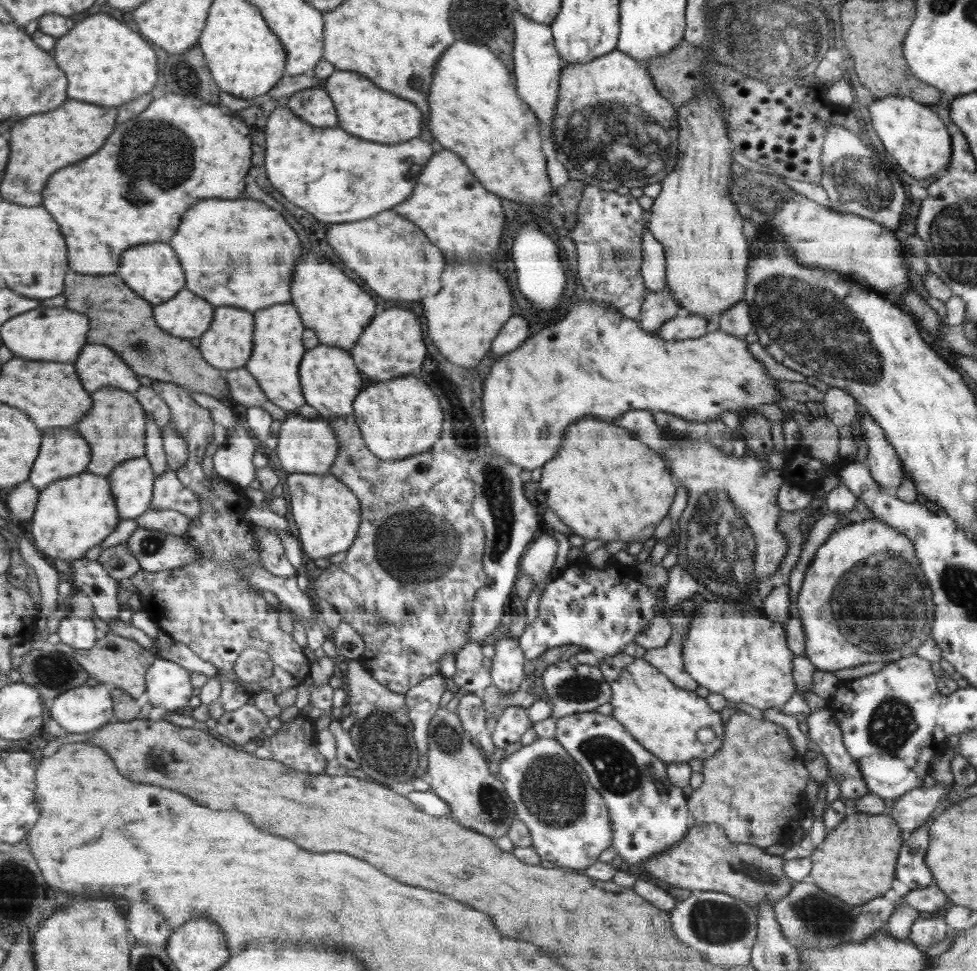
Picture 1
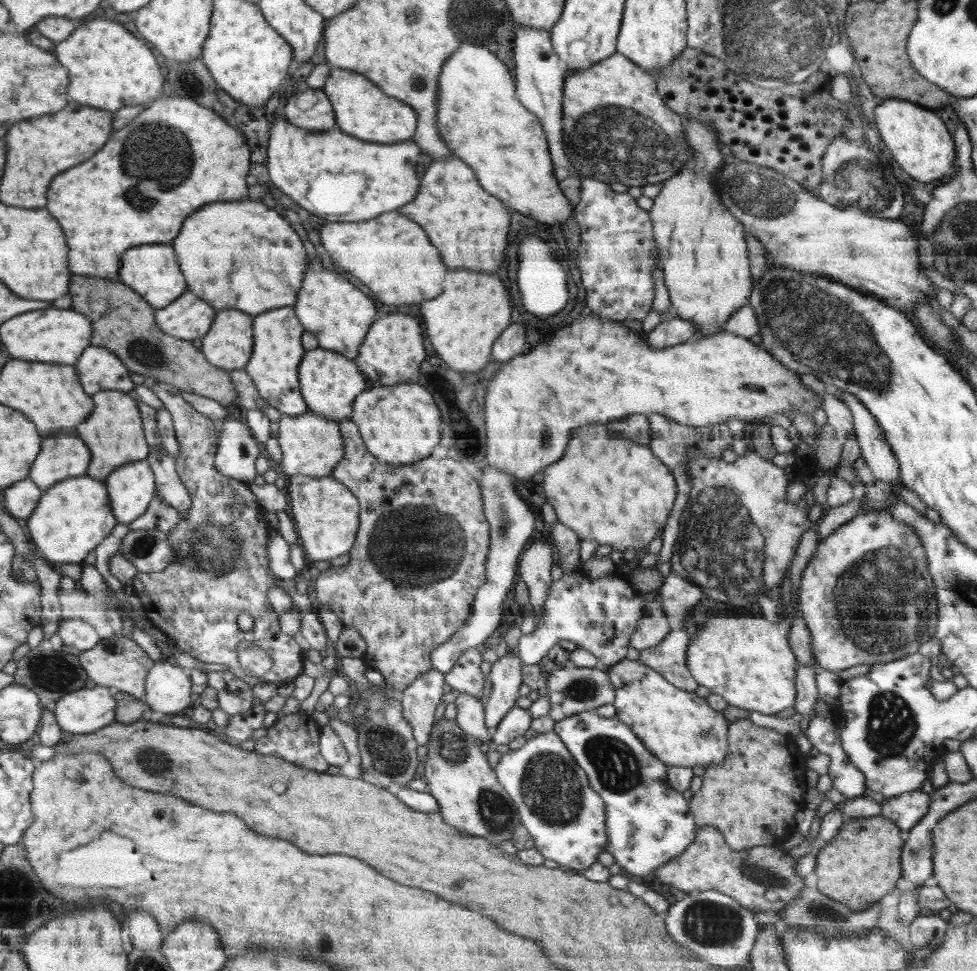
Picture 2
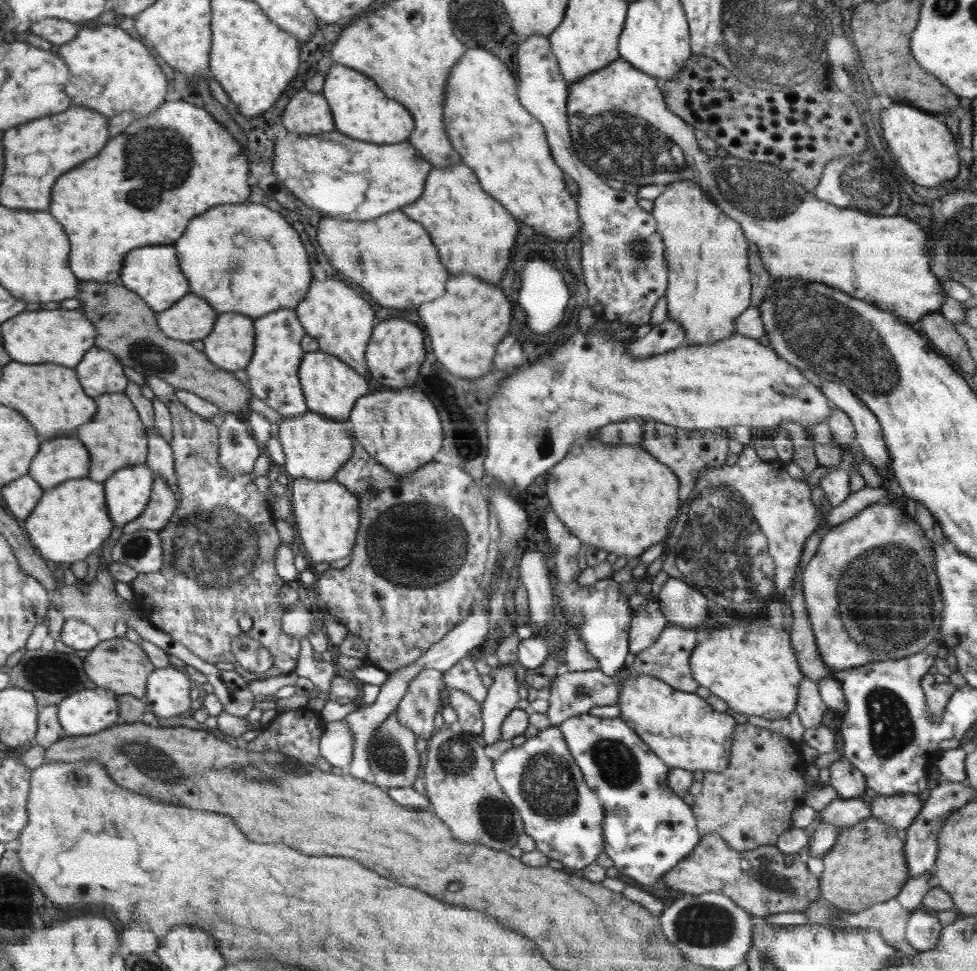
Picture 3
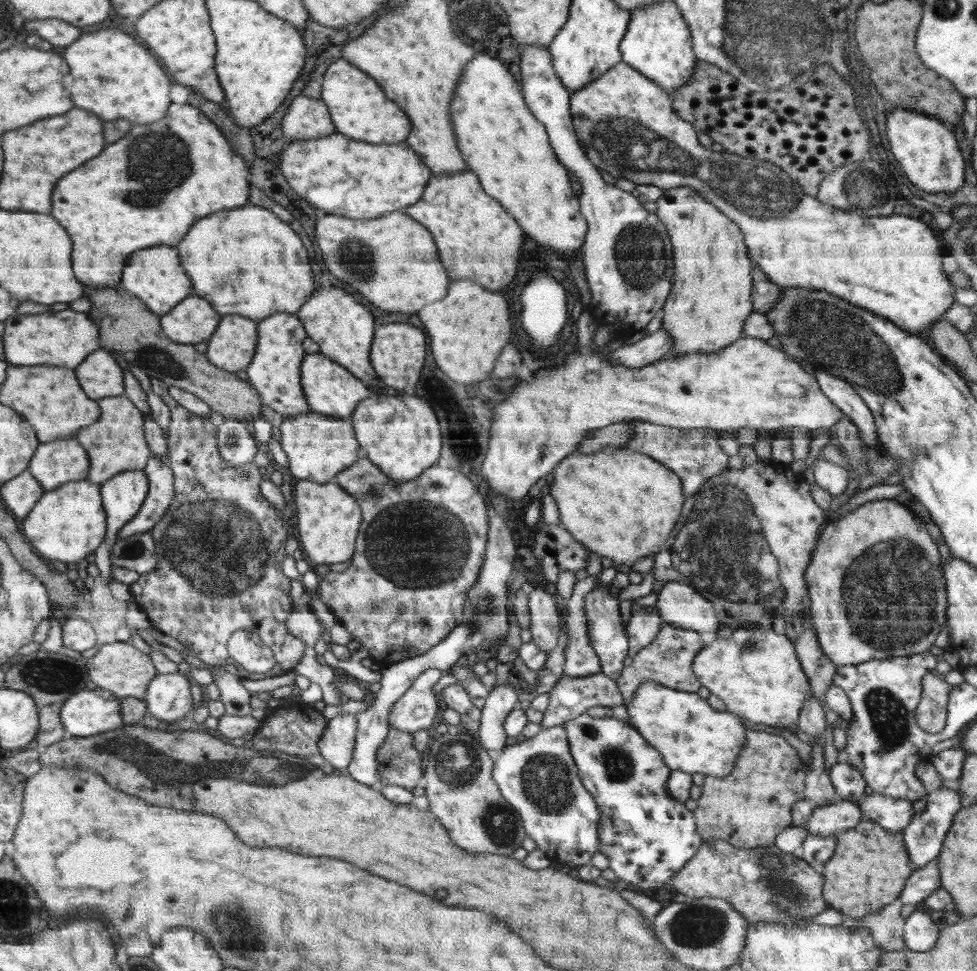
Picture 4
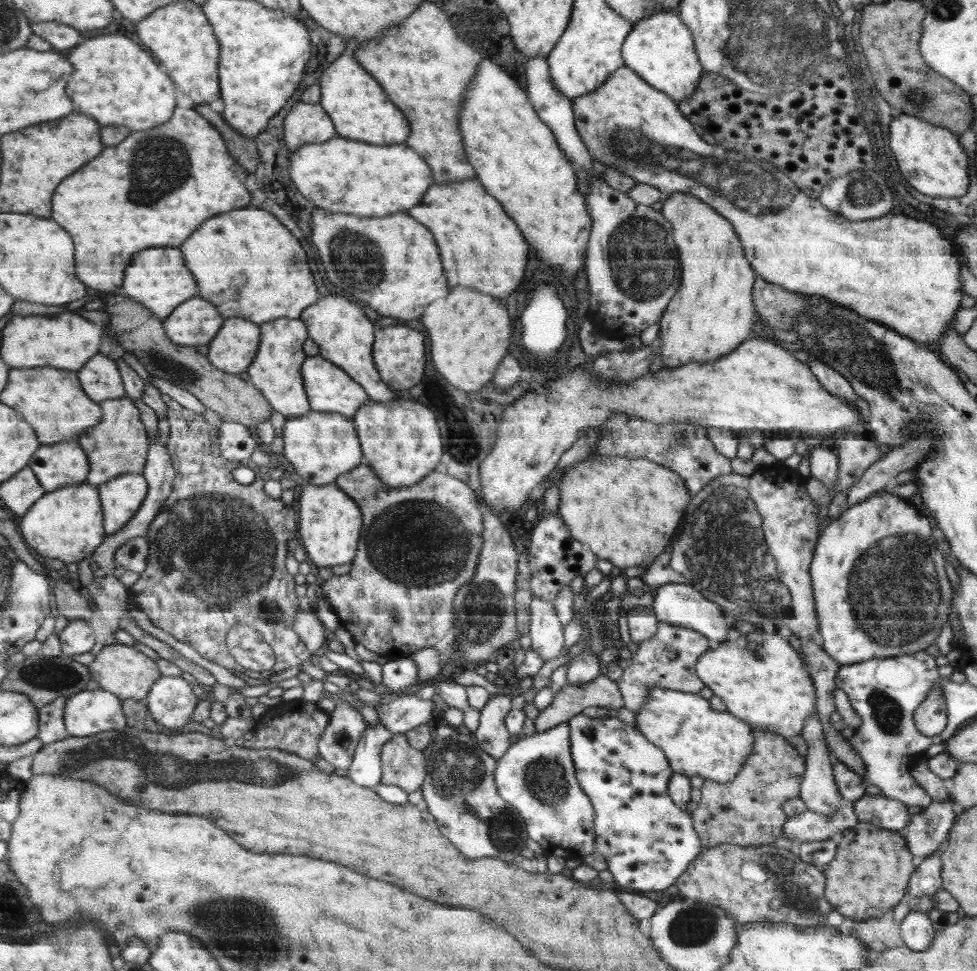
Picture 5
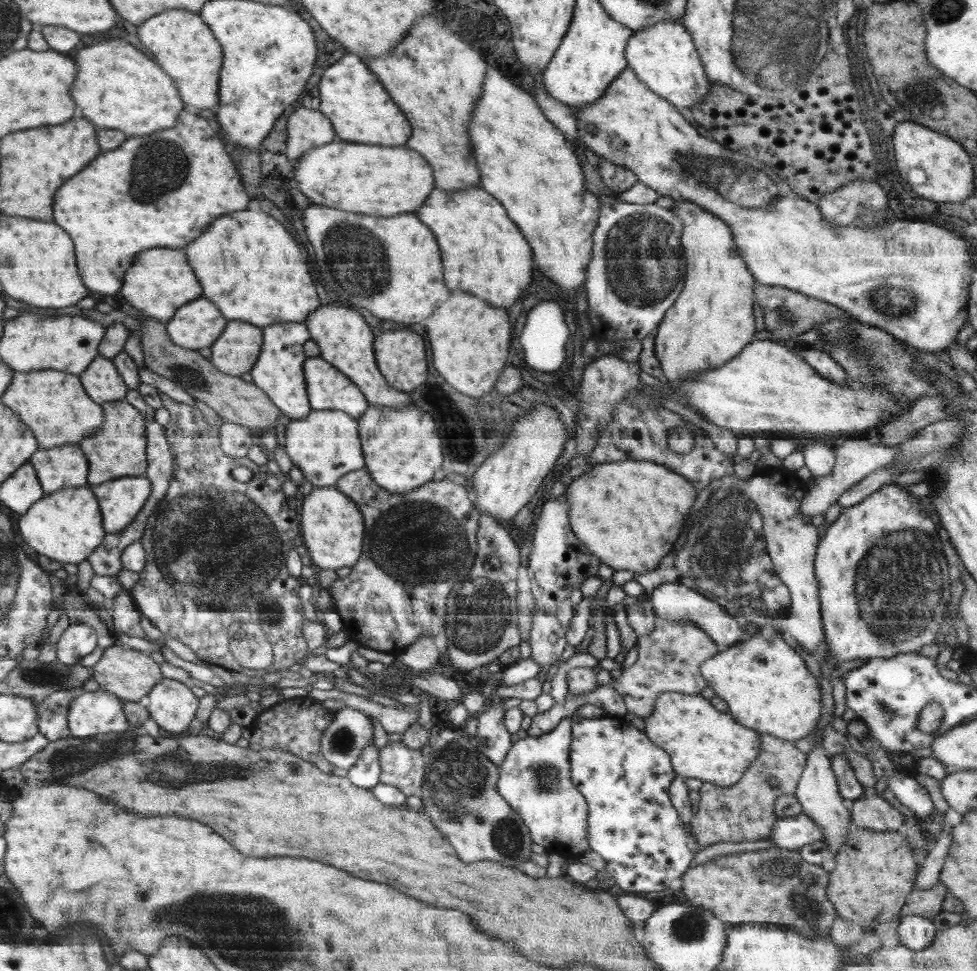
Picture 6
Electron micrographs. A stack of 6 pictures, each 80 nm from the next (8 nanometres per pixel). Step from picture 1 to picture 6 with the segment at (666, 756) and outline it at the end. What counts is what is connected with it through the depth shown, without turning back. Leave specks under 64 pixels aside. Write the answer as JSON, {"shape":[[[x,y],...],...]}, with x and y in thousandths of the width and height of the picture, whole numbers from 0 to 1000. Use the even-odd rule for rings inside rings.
{"shape":[[[680,713],[670,723],[670,731],[663,739],[659,739],[659,754],[666,764],[678,769],[687,779],[688,789],[698,801],[714,801],[721,807],[737,811],[749,811],[762,801],[766,789],[774,785],[778,779],[778,756],[769,749],[762,748],[750,736],[737,732],[718,715],[706,716],[696,713]]]}

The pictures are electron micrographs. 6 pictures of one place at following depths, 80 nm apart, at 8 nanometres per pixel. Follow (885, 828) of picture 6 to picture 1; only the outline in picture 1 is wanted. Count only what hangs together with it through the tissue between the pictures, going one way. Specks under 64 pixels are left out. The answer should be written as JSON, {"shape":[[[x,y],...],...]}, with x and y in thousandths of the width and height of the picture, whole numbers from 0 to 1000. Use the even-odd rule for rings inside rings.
{"shape":[[[958,807],[954,812],[941,811],[931,817],[915,824],[915,830],[907,835],[920,849],[921,855],[930,859],[951,846],[952,838],[970,822],[975,807],[964,809]]]}

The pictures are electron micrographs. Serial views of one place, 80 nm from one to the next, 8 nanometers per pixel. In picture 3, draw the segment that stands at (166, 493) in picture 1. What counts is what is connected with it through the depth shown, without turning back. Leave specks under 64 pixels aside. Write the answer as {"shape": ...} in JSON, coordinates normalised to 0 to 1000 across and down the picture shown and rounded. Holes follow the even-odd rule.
{"shape":[[[158,440],[149,441],[151,460],[150,475],[148,478],[155,481],[159,489],[166,491],[177,505],[181,515],[183,514],[183,505],[181,504],[181,494],[178,486],[178,469],[173,455],[165,450],[162,442]]]}

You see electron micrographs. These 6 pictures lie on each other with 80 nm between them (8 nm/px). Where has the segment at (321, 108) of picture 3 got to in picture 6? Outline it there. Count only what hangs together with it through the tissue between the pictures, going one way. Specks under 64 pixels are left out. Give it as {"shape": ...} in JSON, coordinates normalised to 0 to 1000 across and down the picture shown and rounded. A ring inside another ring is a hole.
{"shape":[[[307,108],[303,110],[300,116],[295,120],[294,151],[292,154],[294,164],[300,168],[302,172],[303,167],[310,159],[314,159],[316,154],[325,150],[342,145],[342,140],[344,140],[344,138],[342,138],[341,128],[335,118],[332,118],[328,113],[314,112]]]}

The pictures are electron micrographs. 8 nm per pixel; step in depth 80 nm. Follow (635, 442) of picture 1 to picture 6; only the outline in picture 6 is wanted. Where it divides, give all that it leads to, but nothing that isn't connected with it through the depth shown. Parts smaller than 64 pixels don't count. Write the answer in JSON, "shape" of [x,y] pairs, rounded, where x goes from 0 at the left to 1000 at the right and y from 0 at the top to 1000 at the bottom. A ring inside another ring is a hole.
{"shape":[[[638,474],[637,476],[618,476],[611,478],[606,483],[603,483],[599,487],[596,487],[593,491],[588,492],[585,497],[580,499],[580,516],[582,517],[582,532],[584,533],[584,545],[588,550],[601,562],[602,566],[606,567],[606,571],[612,575],[617,576],[618,581],[631,587],[646,587],[651,591],[659,591],[661,589],[667,589],[671,587],[672,582],[676,581],[676,577],[688,568],[690,564],[690,558],[696,554],[696,548],[700,546],[700,540],[702,540],[702,533],[706,529],[706,523],[710,519],[710,515],[713,515],[714,505],[712,501],[708,498],[699,489],[692,488],[691,485],[687,485],[684,481],[678,480],[675,477],[670,477],[663,474]]]}

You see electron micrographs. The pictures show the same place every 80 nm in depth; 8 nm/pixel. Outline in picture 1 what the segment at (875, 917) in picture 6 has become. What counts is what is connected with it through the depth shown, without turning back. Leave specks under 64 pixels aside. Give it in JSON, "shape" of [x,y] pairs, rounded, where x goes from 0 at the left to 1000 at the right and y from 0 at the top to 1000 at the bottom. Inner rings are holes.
{"shape":[[[868,838],[828,882],[831,894],[827,902],[832,904],[832,910],[843,912],[843,917],[864,925],[864,929],[872,929],[872,933],[905,923],[916,909],[917,891],[924,873],[919,850],[911,840]]]}

